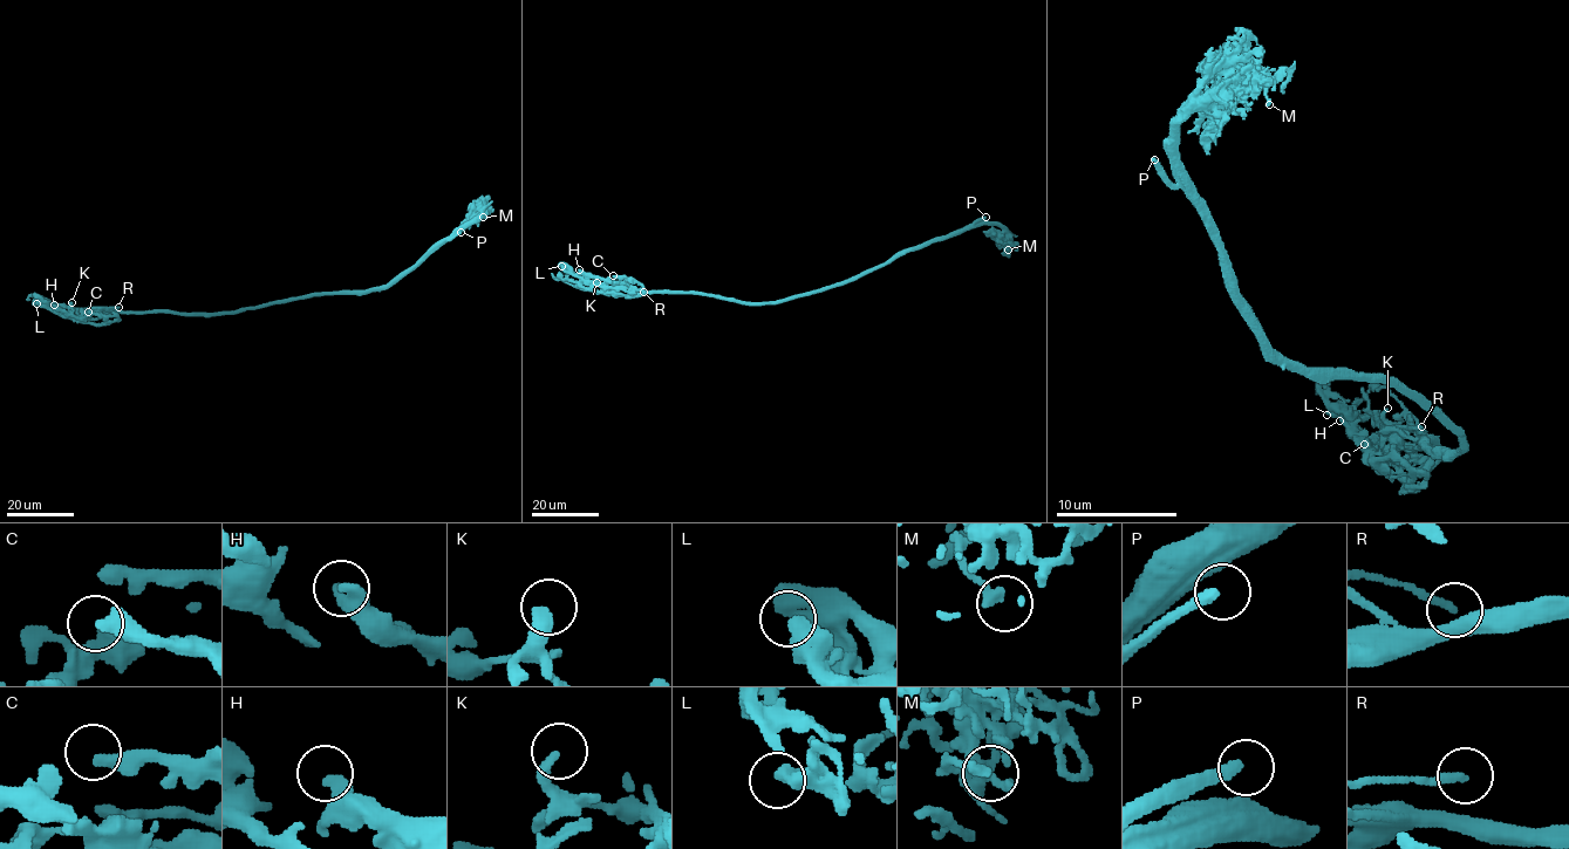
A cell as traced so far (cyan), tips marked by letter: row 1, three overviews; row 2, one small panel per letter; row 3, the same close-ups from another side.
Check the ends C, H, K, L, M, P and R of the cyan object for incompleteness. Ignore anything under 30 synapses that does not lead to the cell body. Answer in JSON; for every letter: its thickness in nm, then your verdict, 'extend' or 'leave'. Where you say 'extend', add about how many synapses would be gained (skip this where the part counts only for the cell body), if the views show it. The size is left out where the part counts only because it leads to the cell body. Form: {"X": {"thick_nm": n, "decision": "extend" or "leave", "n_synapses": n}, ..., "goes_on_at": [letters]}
{"C": {"thick_nm": 440, "decision": "leave"}, "H": {"thick_nm": 360, "decision": "leave"}, "K": {"thick_nm": 360, "decision": "leave"}, "L": {"thick_nm": 400, "decision": "leave"}, "M": {"thick_nm": 240, "decision": "leave"}, "P": {"thick_nm": 320, "decision": "extend"}, "R": {"thick_nm": 200, "decision": "leave"}, "goes_on_at": ["P"]}

